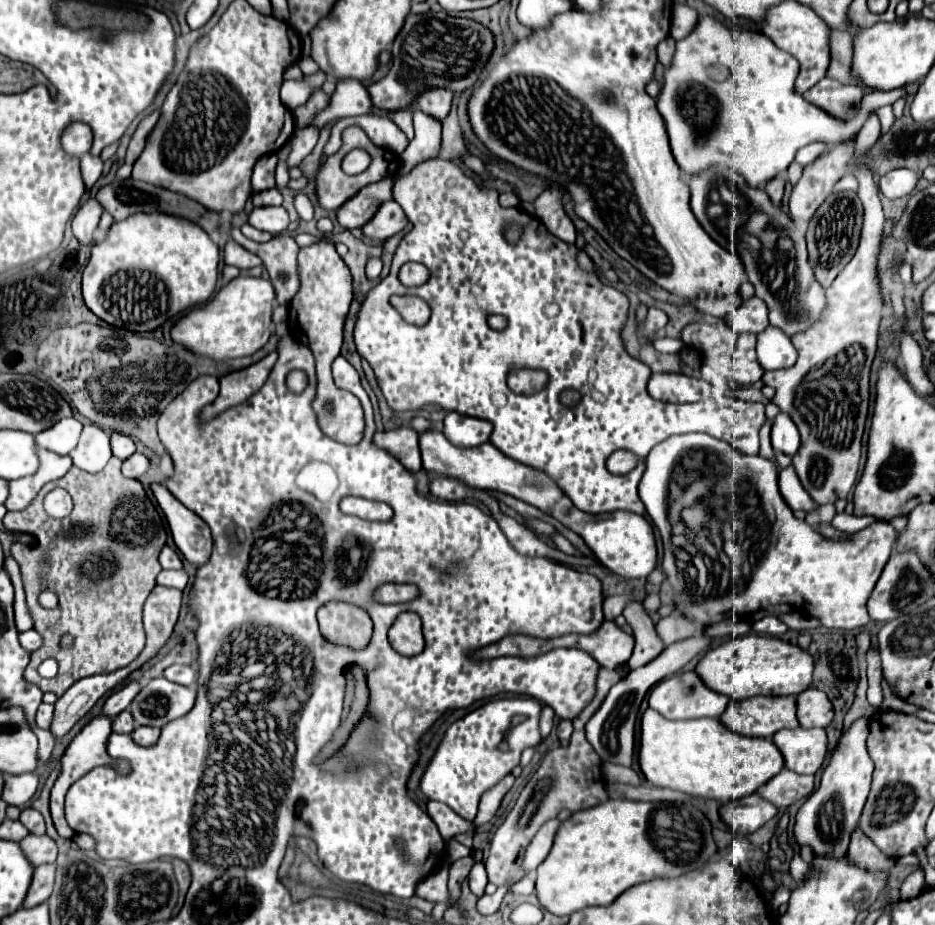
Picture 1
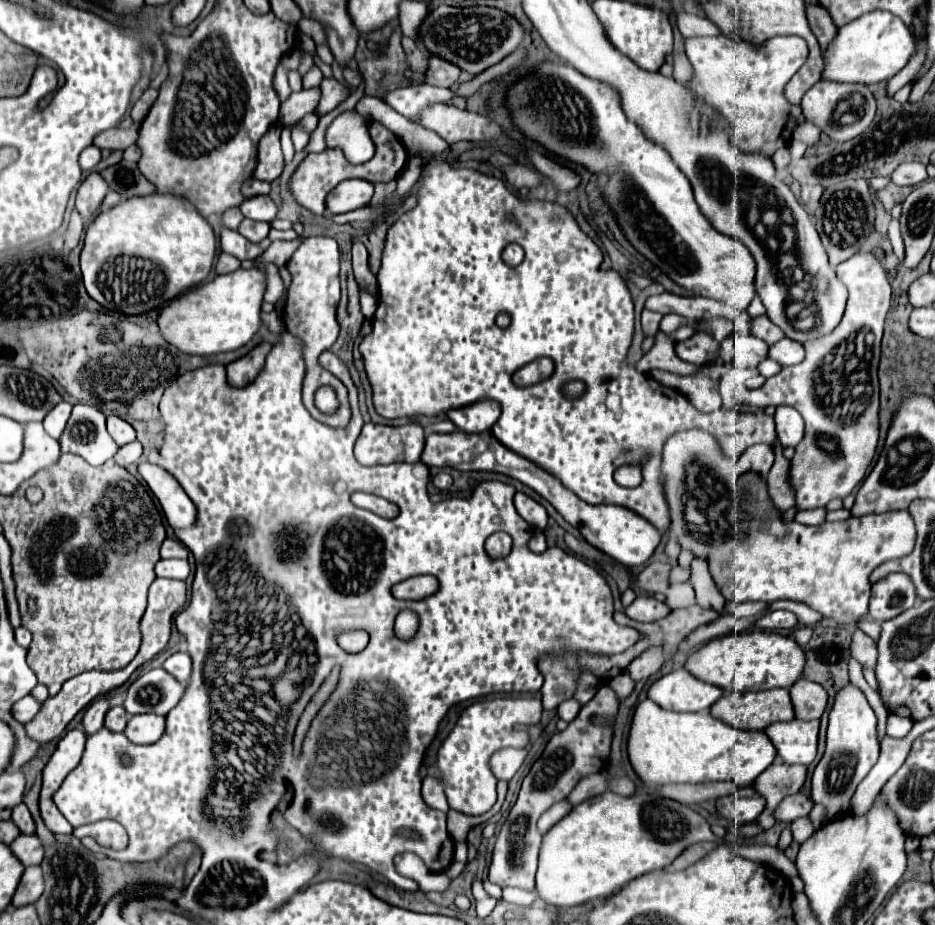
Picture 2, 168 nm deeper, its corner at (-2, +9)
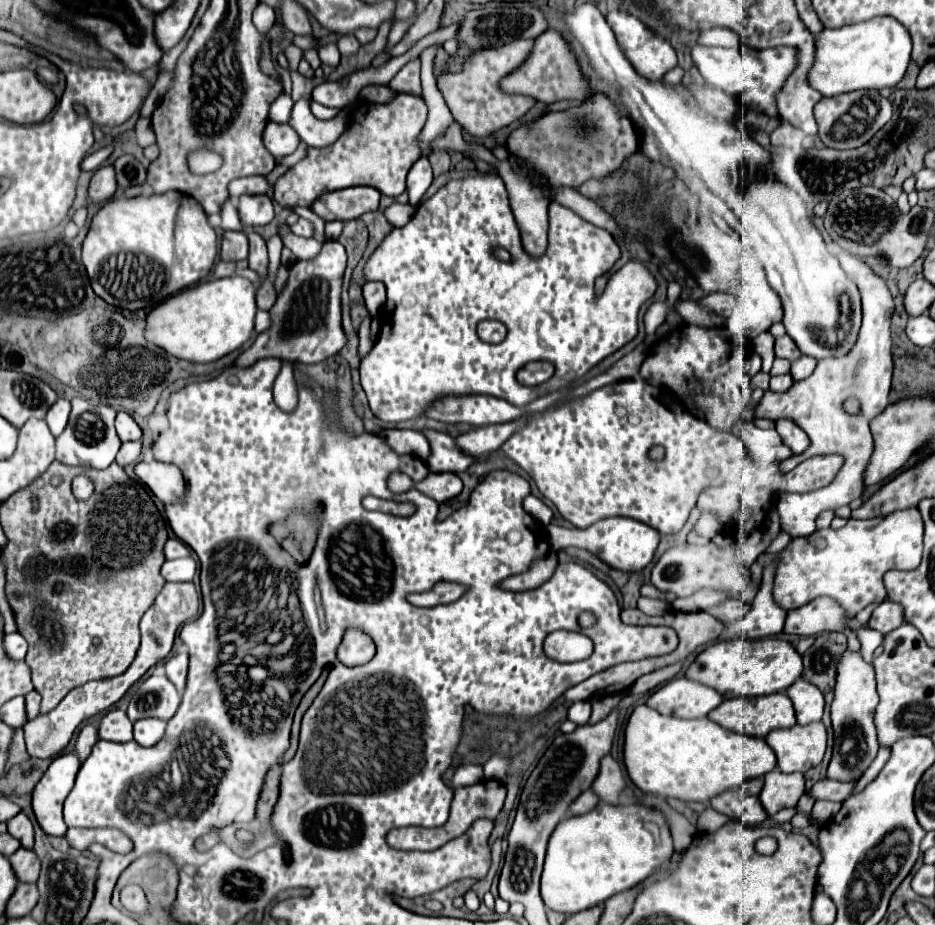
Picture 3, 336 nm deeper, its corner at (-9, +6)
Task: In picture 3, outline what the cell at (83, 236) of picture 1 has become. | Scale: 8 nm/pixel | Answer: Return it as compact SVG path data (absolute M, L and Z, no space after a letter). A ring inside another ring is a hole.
M102 166L94 172L90 186L88 186L88 200L92 204L102 204L112 200L116 192L116 178L114 178L114 168L112 166Z

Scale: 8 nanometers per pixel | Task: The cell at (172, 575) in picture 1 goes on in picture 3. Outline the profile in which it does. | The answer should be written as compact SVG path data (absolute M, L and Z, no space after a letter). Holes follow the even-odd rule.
M180 558L180 560L166 560L162 566L162 576L168 582L192 582L196 574L194 558Z

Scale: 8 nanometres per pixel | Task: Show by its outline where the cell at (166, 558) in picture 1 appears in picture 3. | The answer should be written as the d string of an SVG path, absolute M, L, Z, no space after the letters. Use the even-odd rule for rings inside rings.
M168 540L166 546L164 546L164 554L166 554L168 560L172 560L172 558L190 556L190 550L188 550L188 546L182 540Z

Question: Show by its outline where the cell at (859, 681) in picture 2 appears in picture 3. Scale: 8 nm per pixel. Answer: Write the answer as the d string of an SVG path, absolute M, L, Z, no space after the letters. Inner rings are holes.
M816 598L802 608L790 610L784 624L784 632L796 636L816 636L824 630L844 632L848 636L850 650L860 650L860 642L850 628L850 618L832 598Z

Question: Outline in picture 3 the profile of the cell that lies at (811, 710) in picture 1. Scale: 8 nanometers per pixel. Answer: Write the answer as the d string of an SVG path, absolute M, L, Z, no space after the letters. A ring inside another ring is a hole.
M800 678L786 690L786 694L794 704L798 724L810 724L810 722L822 720L824 694L820 694L820 690L816 690L816 686L812 686L810 682L804 682Z

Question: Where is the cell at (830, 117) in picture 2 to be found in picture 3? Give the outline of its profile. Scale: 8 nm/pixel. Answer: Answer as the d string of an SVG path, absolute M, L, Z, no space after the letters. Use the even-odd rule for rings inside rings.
M856 90L848 94L838 94L832 98L822 98L814 106L814 116L818 122L818 138L824 146L846 150L866 144L892 116L892 104L878 90Z

